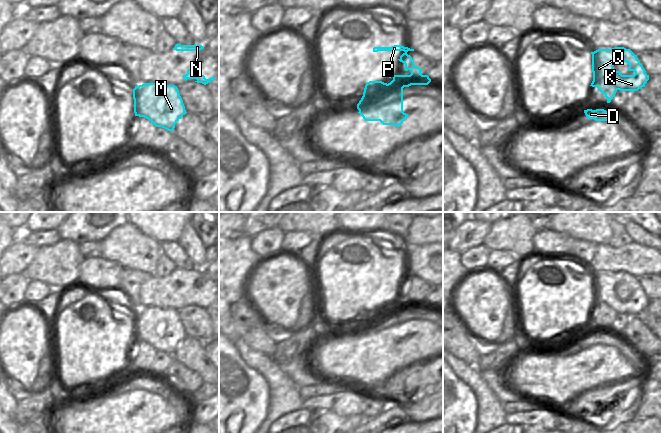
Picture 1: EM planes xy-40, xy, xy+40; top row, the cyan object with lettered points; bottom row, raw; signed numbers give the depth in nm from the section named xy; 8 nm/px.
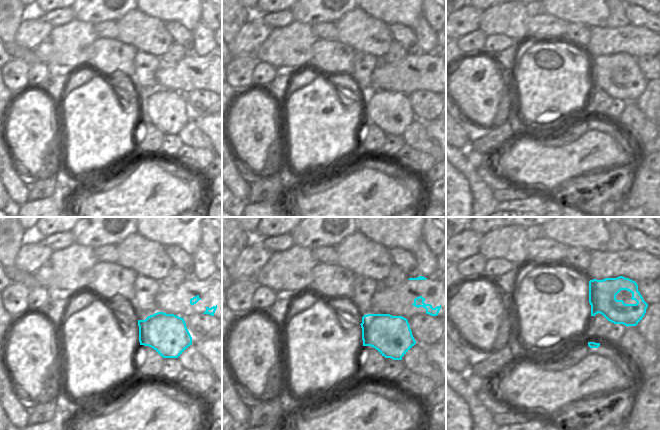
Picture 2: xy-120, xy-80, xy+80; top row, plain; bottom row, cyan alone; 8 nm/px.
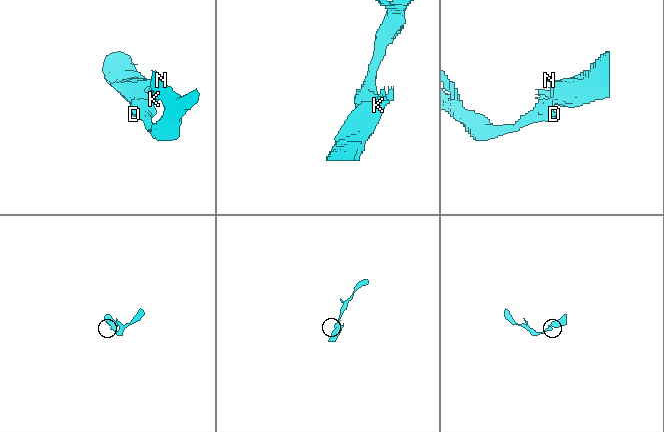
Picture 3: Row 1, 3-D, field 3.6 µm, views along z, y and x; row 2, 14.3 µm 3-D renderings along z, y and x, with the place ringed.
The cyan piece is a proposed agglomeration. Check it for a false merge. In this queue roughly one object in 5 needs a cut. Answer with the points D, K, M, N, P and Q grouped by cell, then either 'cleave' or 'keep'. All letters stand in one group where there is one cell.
D K M N P Q; keep

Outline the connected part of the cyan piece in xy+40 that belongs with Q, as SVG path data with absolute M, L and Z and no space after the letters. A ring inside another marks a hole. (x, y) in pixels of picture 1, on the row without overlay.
M614 271L612 273L598 273L592 278L593 305L590 310L597 311L610 327L618 314L638 315L649 304L642 288L630 273ZM618 285L629 288L629 295L634 299L622 299L620 295L614 295L613 290Z

